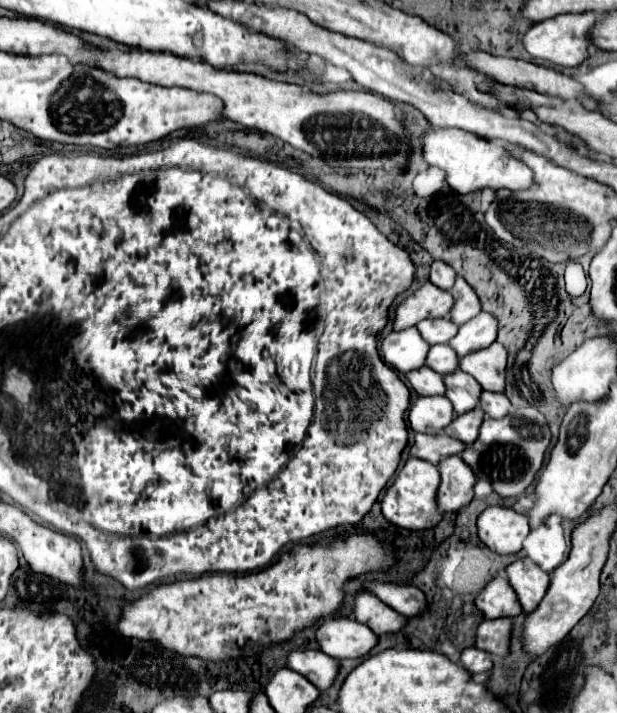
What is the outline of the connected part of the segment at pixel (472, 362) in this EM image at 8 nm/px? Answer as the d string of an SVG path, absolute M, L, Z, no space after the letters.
M494 342L484 350L478 350L460 358L458 368L470 374L482 386L482 390L504 392L506 348L500 342Z

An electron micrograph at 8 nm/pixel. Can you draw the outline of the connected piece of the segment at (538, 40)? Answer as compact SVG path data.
M582 12L582 14L570 14L570 16L554 16L554 20L538 22L522 38L524 50L532 58L540 58L540 60L552 62L556 66L578 66L588 56L590 40L588 40L586 32L594 24L594 20L596 20L594 12Z

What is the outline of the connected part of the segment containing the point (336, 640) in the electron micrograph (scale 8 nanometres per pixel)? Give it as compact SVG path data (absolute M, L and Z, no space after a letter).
M324 618L324 624L316 628L316 642L320 650L336 660L362 658L378 642L378 636L366 626L350 618Z

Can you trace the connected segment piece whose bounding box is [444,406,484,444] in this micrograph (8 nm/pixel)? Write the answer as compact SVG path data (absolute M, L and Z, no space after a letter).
M476 406L474 410L470 410L466 414L456 414L454 420L444 428L444 432L452 438L462 440L464 444L472 444L478 436L478 428L480 428L482 420L484 420L484 412L482 412L482 408Z

